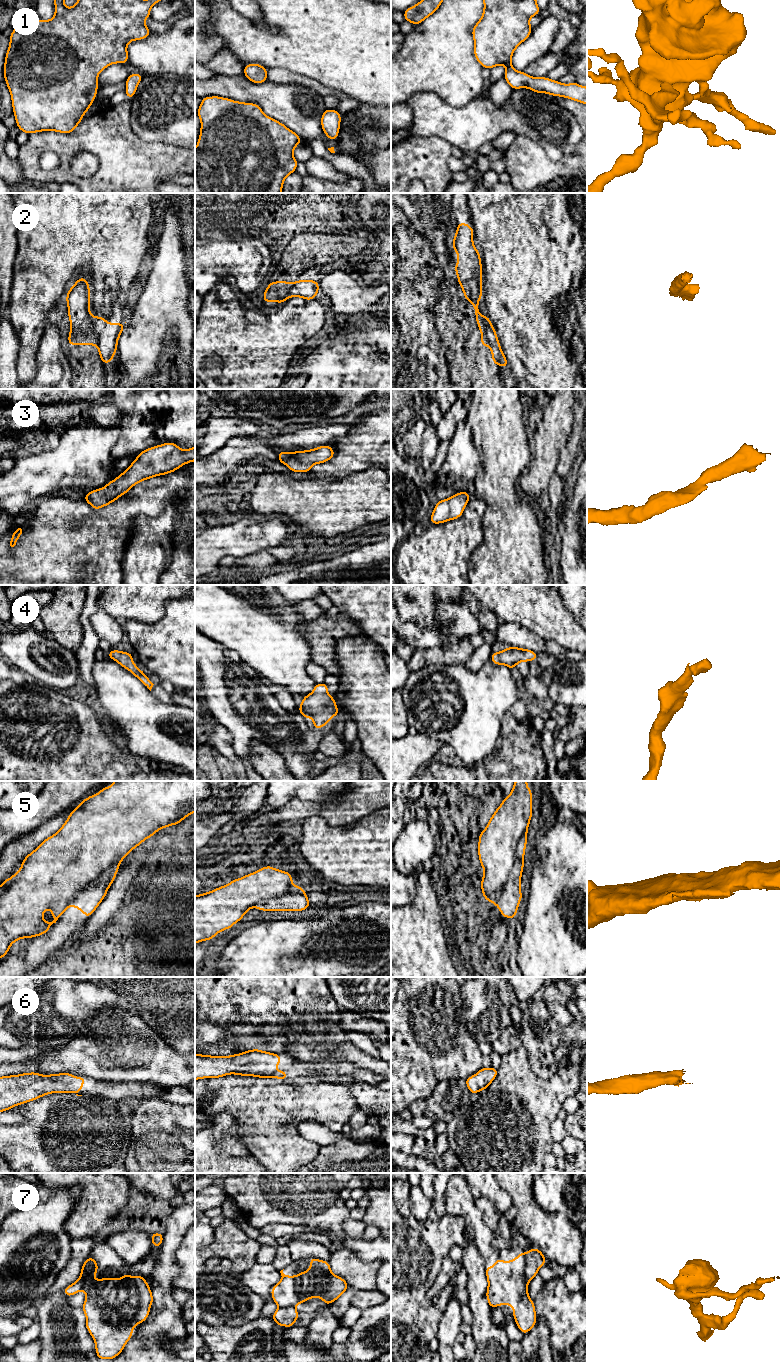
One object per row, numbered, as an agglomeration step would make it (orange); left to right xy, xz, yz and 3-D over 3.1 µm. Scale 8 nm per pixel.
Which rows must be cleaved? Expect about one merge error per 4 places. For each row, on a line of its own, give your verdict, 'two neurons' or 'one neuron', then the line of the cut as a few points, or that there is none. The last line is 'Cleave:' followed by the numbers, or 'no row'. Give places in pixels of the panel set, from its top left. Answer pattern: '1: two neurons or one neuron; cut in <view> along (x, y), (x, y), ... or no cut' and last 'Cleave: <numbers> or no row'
1: one neuron; no cut
2: two neurons; cut in yz along (481, 317), (490, 345)
3: one neuron; no cut
4: one neuron; no cut
5: two neurons; cut in yz along (526, 834), (517, 844), (513, 867), (504, 887), (492, 901)
6: one neuron; no cut
7: two neurons; cut in xy along (95, 1260), (93, 1267), (84, 1278), (81, 1288)
Cleave: 2, 5, 7

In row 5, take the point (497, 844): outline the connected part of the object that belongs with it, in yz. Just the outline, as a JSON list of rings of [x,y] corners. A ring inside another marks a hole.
[[[515,781],[510,795],[503,799],[490,818],[487,827],[480,832],[478,855],[484,869],[481,889],[483,898],[489,902],[493,902],[504,888],[513,868],[517,844],[523,835],[527,835],[532,818],[532,794],[527,781]]]

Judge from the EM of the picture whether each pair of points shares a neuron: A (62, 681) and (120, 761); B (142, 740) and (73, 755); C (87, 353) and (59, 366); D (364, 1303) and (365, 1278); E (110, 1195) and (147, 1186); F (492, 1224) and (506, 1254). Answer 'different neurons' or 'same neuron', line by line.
A: different neurons
B: different neurons
C: different neurons
D: different neurons
E: different neurons
F: different neurons

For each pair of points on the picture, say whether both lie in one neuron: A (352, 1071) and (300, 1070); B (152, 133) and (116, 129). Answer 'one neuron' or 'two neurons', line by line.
A: one neuron
B: two neurons

